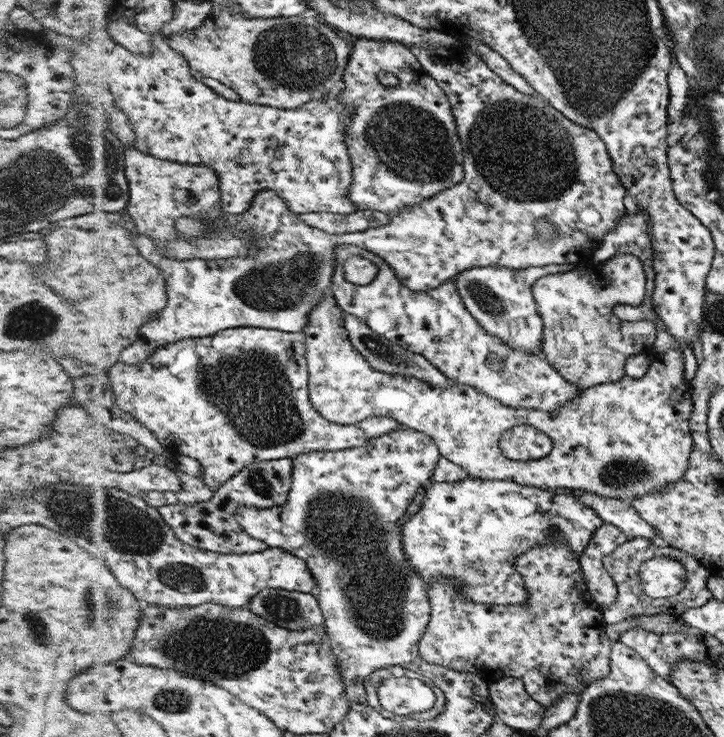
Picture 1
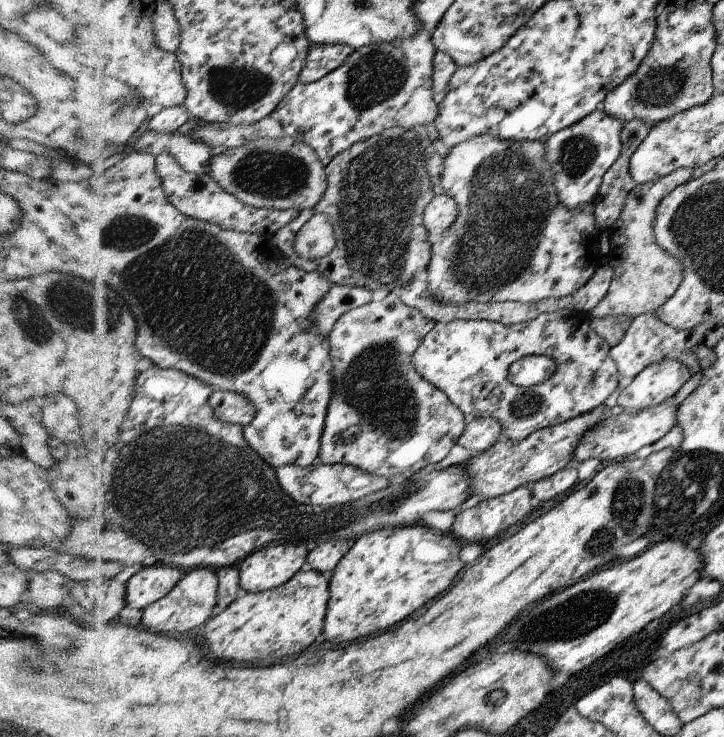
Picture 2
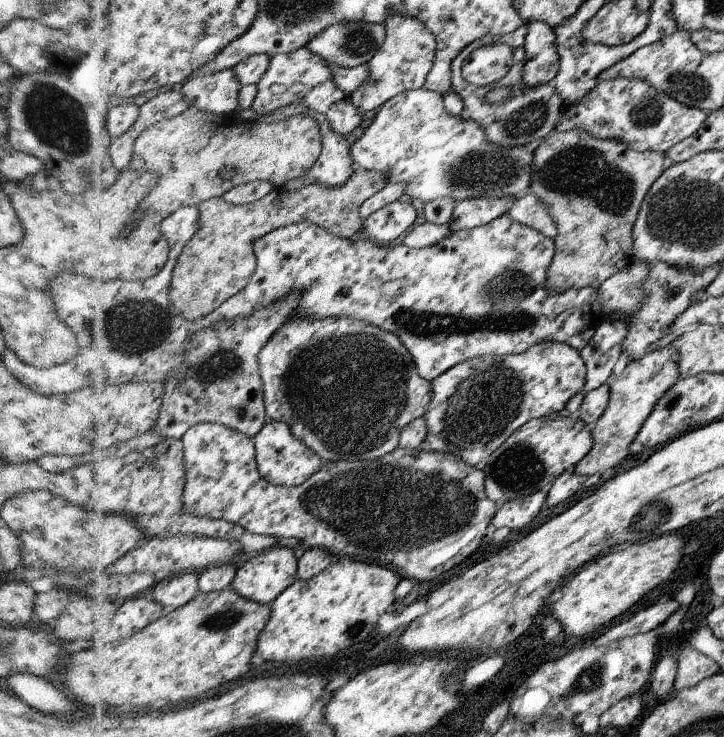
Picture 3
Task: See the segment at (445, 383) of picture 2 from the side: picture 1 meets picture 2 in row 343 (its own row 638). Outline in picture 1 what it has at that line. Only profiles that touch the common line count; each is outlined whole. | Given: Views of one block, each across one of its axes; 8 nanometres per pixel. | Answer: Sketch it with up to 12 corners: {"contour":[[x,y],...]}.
{"contour":[[564,536],[514,563],[529,600],[428,585],[430,664],[519,679],[552,707],[610,673]]}

